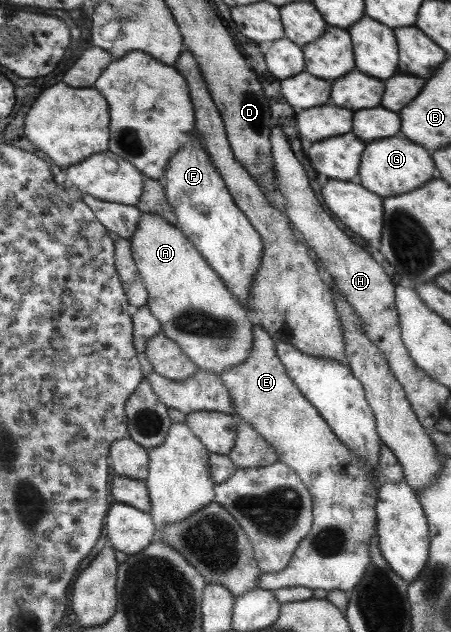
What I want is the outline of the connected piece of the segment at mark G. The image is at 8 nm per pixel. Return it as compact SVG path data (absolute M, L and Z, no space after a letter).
M382 139L376 143L368 143L368 151L364 151L364 167L359 169L364 175L364 187L368 191L376 191L376 195L394 197L402 193L410 193L430 179L434 179L434 161L426 149L414 145L408 139Z

